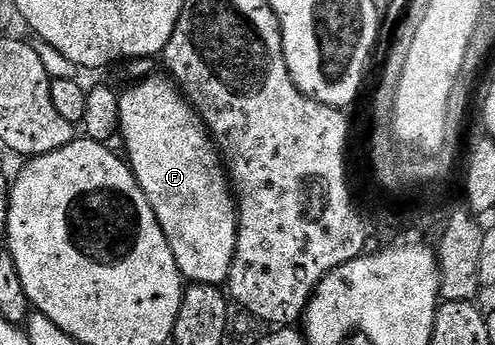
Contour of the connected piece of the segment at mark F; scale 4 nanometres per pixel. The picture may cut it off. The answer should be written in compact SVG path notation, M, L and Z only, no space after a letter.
M150 75L134 88L120 93L120 139L125 139L127 163L133 170L167 242L182 277L194 284L224 285L229 279L233 255L237 249L237 201L223 163L208 128L193 105L185 99L180 88L168 75Z

